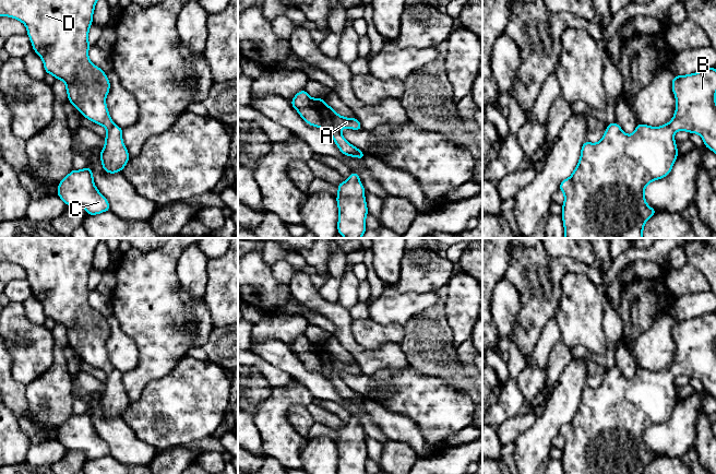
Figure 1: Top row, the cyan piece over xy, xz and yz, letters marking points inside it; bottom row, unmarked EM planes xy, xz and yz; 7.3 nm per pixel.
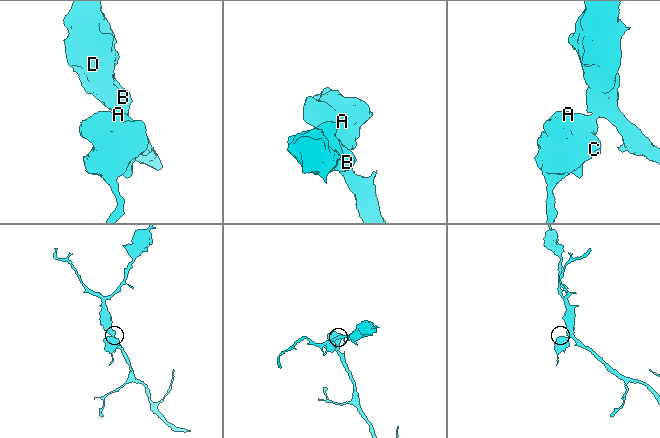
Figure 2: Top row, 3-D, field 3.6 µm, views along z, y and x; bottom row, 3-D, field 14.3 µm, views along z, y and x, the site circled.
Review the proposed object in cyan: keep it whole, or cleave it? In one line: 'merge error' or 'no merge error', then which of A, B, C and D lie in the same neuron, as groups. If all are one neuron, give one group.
no merge error | A B C D

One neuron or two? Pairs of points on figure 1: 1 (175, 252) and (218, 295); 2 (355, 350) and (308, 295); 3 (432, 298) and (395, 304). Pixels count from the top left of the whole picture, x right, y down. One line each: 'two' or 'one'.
1: two
2: one
3: one

